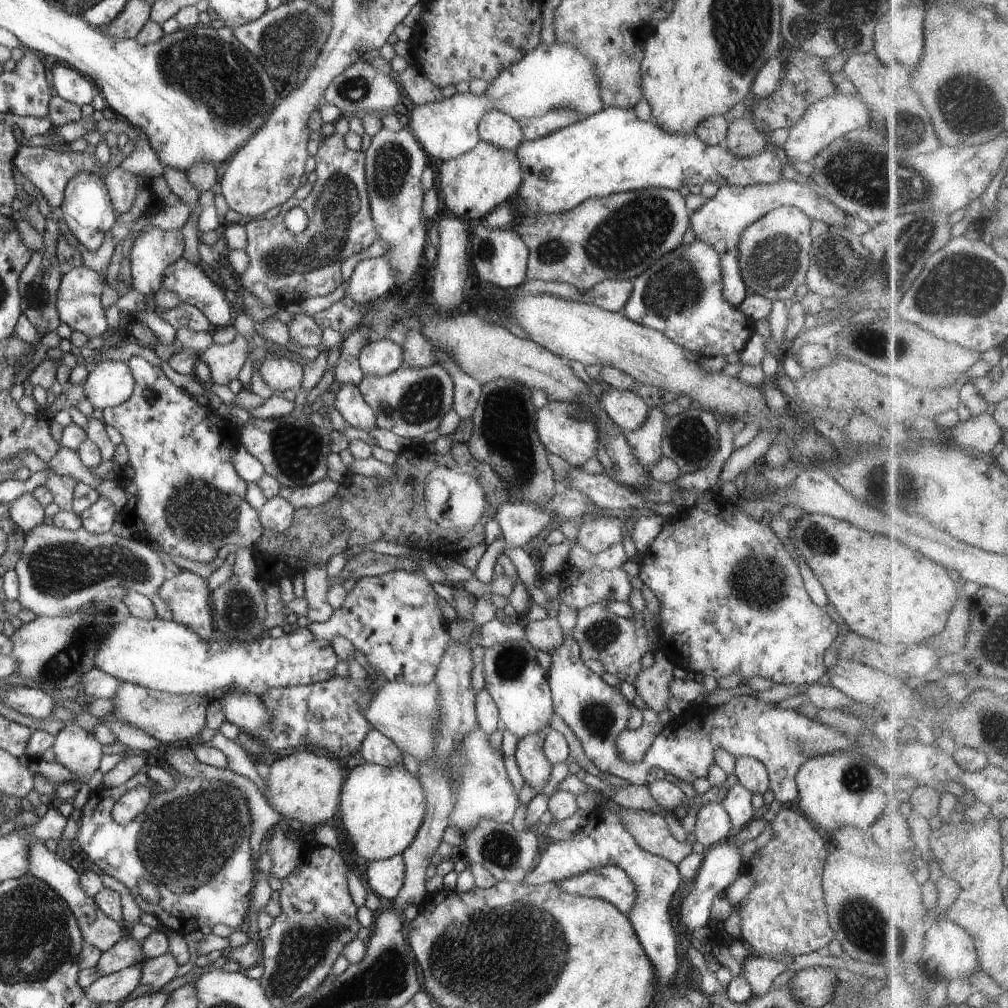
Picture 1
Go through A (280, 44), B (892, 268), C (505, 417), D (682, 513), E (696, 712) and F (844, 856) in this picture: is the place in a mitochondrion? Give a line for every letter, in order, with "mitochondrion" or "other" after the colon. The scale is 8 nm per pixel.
A: mitochondrion
B: mitochondrion
C: mitochondrion
D: other
E: other
F: other

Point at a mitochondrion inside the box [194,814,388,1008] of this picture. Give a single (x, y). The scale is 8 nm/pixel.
(303, 947)

